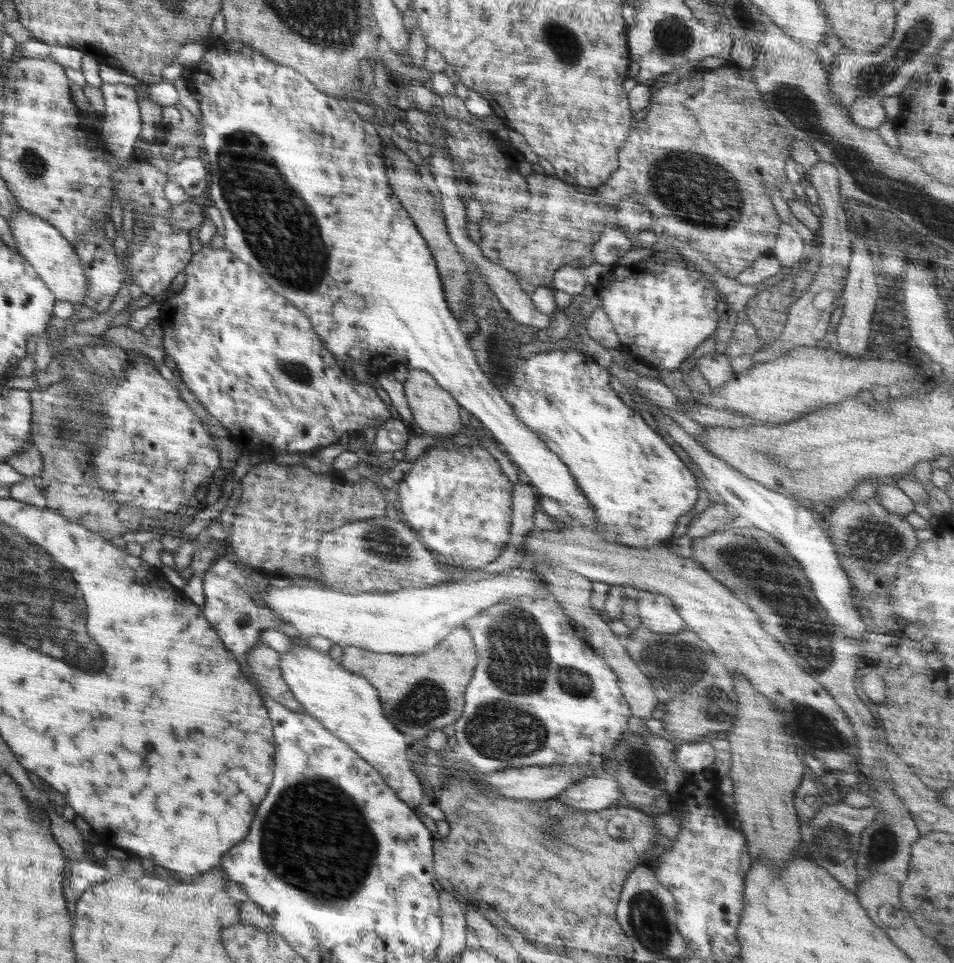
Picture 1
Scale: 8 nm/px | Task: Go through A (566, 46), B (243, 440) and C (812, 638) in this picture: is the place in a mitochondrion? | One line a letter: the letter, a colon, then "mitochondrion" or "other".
A: mitochondrion
B: other
C: mitochondrion

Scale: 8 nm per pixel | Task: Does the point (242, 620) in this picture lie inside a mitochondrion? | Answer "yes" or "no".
yes

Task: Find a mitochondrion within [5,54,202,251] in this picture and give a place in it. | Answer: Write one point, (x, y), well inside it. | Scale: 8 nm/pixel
(32, 166)

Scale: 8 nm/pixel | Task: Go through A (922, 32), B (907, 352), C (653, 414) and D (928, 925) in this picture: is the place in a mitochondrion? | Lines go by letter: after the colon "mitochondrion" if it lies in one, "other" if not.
A: mitochondrion
B: other
C: other
D: mitochondrion

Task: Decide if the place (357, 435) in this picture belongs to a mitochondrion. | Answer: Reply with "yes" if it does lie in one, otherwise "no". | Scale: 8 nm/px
no

